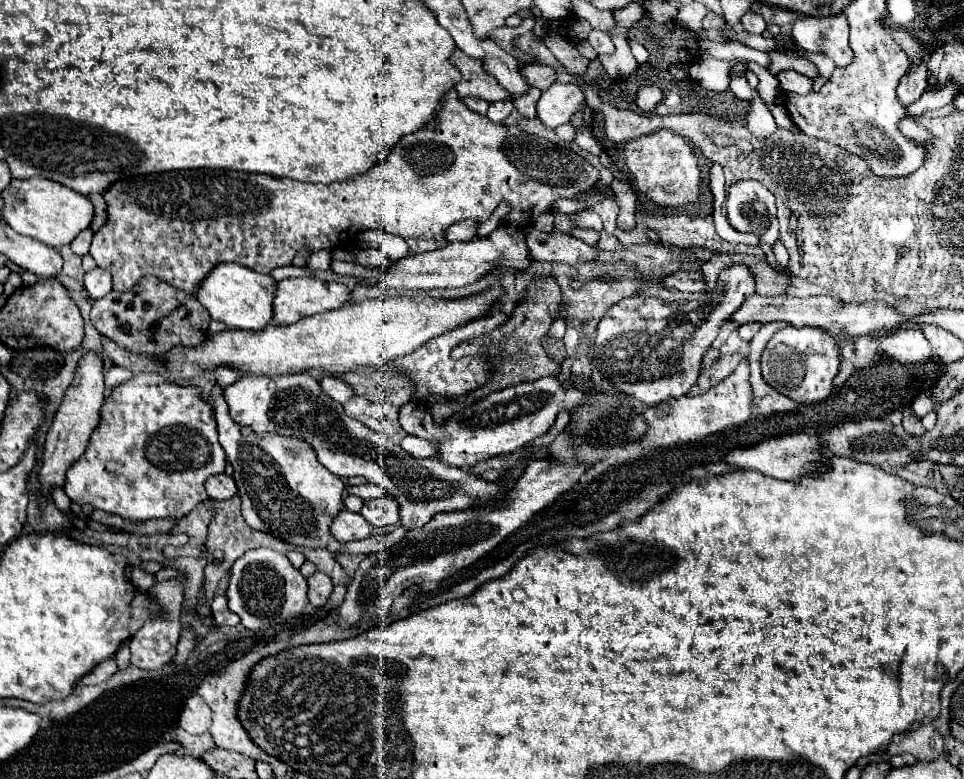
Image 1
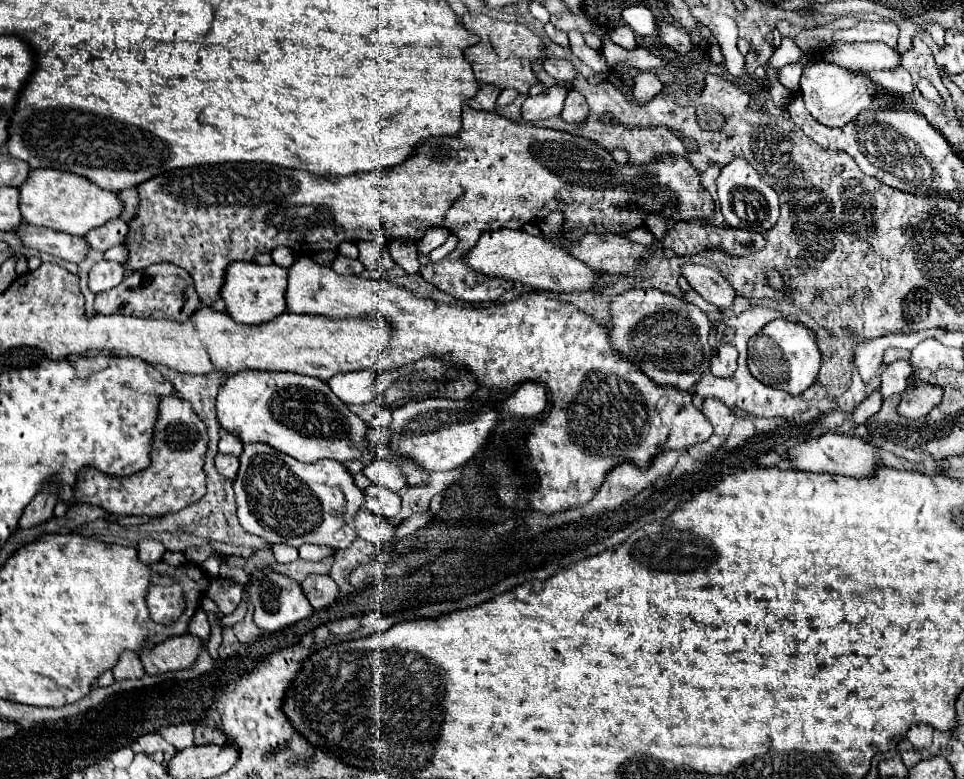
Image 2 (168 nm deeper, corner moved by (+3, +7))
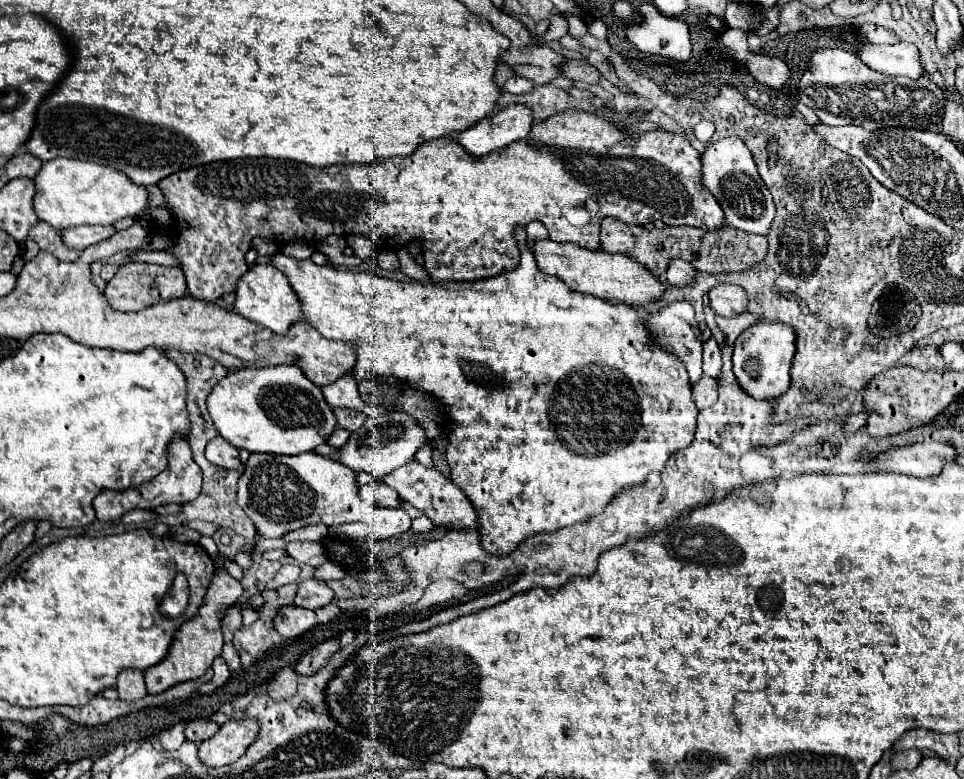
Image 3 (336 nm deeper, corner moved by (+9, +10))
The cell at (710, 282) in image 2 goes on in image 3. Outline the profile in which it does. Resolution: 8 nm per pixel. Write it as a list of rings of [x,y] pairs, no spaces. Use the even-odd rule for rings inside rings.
[[[715,284],[709,290],[709,306],[715,314],[731,318],[747,310],[747,296],[741,286],[735,284]]]

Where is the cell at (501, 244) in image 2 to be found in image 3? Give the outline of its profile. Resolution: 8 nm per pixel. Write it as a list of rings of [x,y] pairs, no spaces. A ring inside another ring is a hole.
[[[535,240],[531,246],[531,254],[535,256],[535,262],[543,274],[551,274],[565,282],[571,290],[589,294],[595,298],[603,298],[609,302],[623,302],[629,306],[635,304],[647,304],[653,300],[659,300],[665,284],[659,282],[657,276],[653,276],[645,266],[639,266],[637,262],[631,262],[629,258],[621,254],[607,254],[603,250],[585,250],[577,248],[575,244],[559,244],[553,240]]]

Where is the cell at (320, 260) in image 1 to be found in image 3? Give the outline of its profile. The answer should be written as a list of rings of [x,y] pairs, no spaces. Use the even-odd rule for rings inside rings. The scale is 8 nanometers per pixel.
[[[271,264],[251,266],[239,278],[235,294],[237,294],[237,298],[235,298],[233,310],[239,316],[243,316],[243,318],[247,318],[247,320],[251,320],[255,324],[261,324],[263,328],[273,330],[275,334],[285,334],[291,324],[301,320],[301,306],[299,306],[299,300],[295,298],[295,292],[289,288],[287,278]]]

